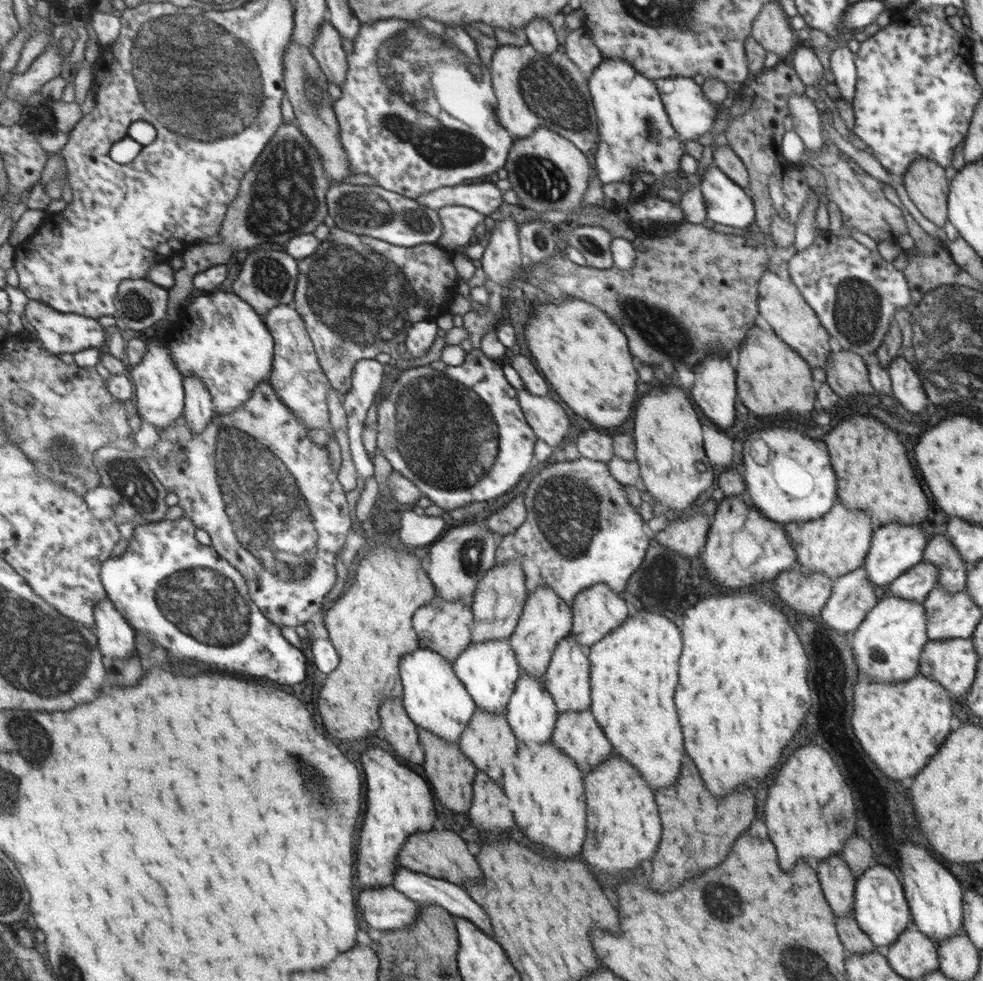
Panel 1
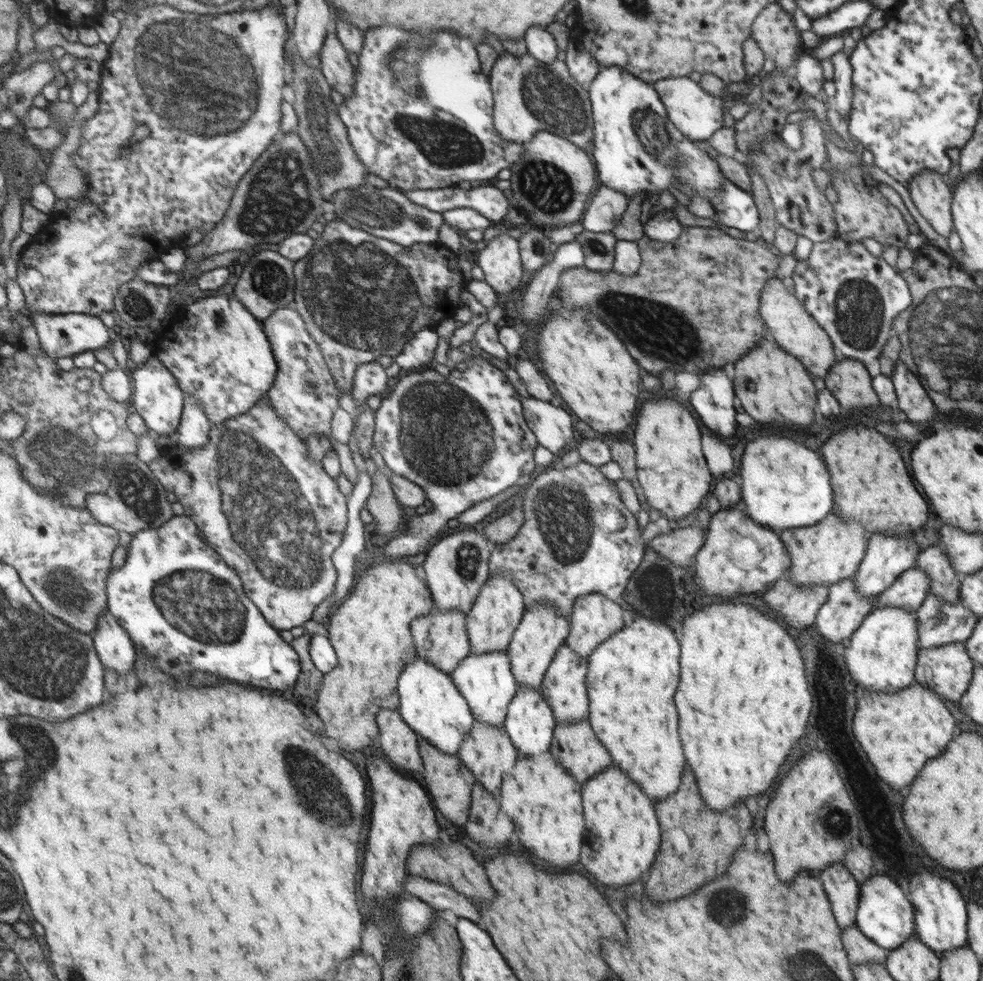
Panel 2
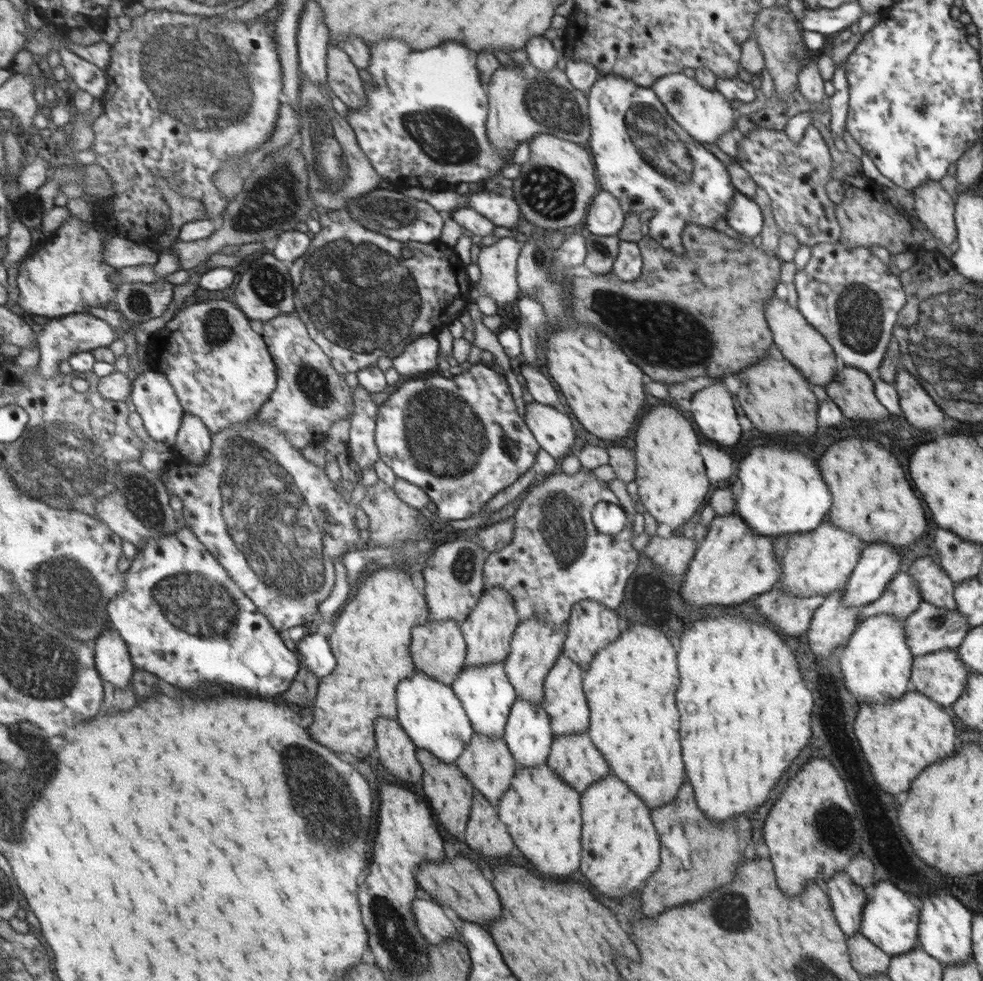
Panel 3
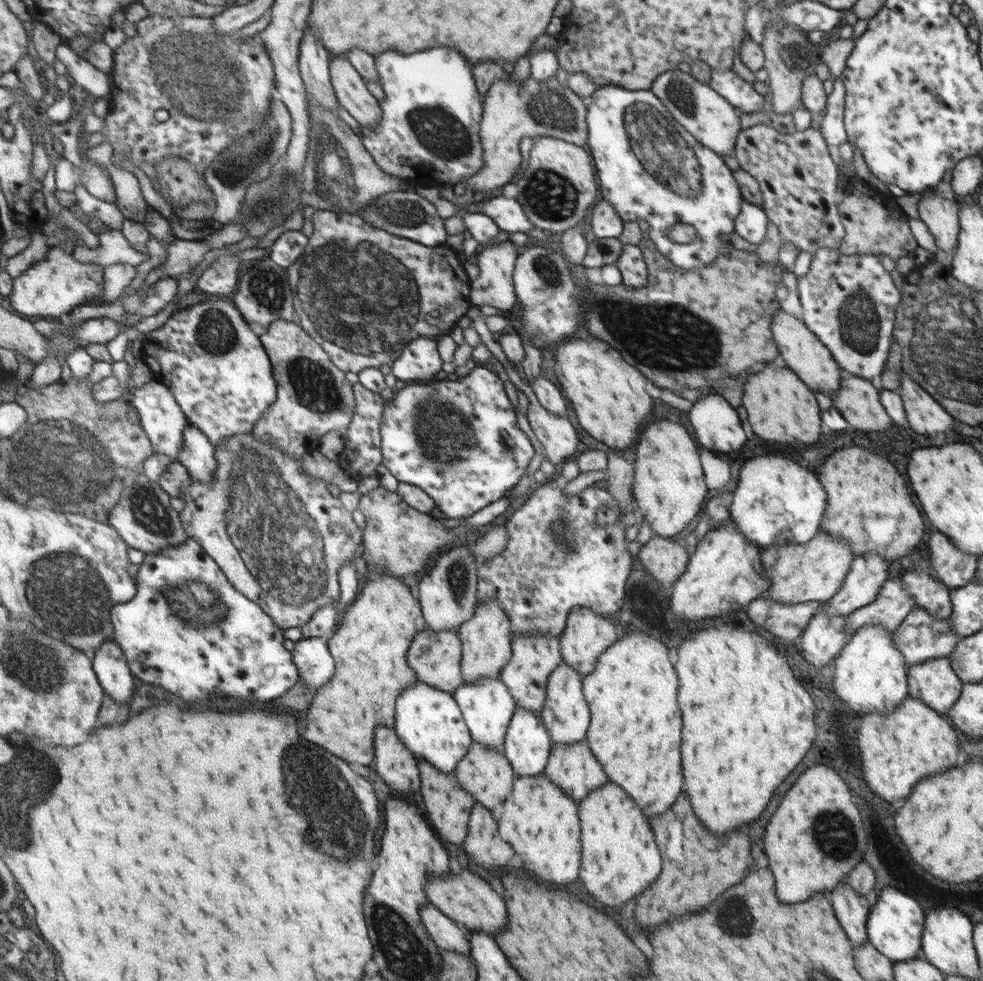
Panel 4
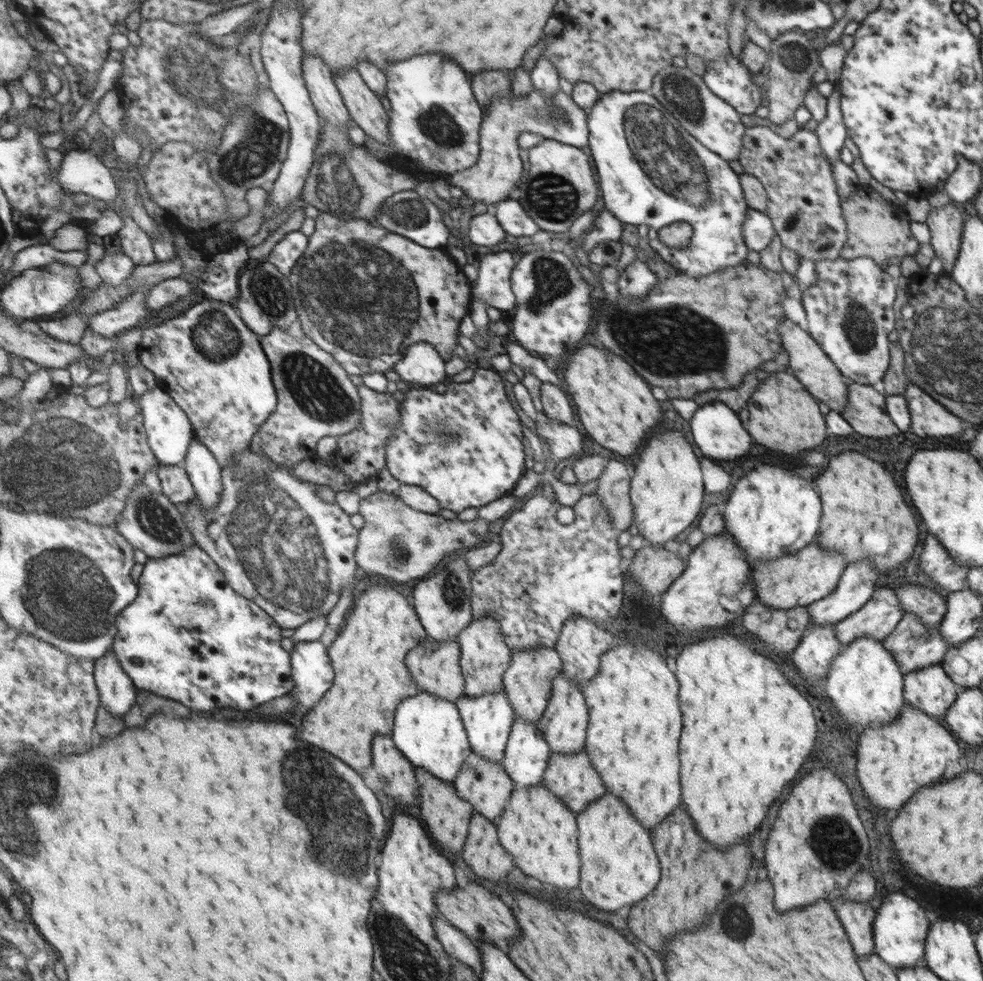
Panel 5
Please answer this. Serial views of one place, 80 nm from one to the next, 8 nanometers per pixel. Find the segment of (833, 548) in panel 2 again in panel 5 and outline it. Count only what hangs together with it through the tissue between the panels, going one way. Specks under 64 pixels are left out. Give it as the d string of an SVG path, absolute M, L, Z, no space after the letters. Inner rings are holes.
M815 542L807 543L791 555L753 564L753 579L757 600L772 609L787 610L807 606L834 591L847 565L846 556L837 551L825 551Z

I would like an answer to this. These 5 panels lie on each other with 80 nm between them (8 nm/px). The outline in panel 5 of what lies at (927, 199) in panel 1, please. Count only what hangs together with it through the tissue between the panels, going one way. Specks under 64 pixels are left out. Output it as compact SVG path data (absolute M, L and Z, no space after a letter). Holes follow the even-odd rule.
M948 203L928 210L925 224L930 232L934 256L942 260L942 270L951 272L960 250L959 236L963 235L963 214Z

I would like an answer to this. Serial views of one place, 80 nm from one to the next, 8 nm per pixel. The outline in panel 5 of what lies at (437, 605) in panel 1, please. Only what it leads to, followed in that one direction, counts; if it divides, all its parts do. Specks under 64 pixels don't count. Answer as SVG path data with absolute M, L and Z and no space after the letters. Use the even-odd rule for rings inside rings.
M427 637L411 656L407 656L407 668L411 668L411 676L415 676L418 690L431 693L454 703L465 693L465 681L461 673L461 649L456 641L435 640Z

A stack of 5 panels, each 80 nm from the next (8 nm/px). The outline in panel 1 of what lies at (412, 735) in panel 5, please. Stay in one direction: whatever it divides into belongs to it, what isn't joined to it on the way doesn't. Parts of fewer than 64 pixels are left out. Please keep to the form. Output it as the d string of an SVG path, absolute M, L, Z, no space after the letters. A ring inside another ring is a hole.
M417 646L410 654L403 655L401 671L403 708L410 719L443 740L457 742L476 706L459 677L454 674L452 664L434 650Z

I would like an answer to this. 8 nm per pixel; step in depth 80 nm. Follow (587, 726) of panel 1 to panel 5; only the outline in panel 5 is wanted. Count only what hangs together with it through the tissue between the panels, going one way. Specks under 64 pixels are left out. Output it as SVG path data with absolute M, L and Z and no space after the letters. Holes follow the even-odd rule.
M585 752L551 755L542 785L558 796L575 814L579 814L587 802L599 798L605 792Z

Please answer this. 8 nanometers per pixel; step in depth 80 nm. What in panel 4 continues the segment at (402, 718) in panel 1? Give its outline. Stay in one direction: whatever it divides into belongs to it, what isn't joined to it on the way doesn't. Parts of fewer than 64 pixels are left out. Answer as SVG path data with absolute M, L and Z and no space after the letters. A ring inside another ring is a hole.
M381 725L375 737L376 770L397 793L420 790L418 768L412 752L403 744L396 728Z

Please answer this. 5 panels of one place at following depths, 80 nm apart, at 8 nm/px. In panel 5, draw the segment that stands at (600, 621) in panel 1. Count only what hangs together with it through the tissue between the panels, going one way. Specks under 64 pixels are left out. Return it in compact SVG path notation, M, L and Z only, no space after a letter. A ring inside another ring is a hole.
M585 617L567 619L562 630L558 633L554 649L563 661L563 674L575 681L579 688L585 688L589 680L597 674L599 655L609 648L612 633L606 626L597 625Z

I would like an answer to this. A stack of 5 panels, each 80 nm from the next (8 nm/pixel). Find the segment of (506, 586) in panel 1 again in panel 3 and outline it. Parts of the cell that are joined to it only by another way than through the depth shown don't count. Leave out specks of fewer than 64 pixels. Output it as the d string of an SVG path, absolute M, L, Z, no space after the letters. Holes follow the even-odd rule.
M487 587L473 609L465 620L459 622L466 641L465 666L503 662L510 652L510 640L519 625L512 596L501 587Z

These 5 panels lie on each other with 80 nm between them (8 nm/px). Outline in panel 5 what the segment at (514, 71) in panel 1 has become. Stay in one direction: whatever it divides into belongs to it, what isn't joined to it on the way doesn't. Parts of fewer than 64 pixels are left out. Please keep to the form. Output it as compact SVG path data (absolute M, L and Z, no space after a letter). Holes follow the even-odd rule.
M532 88L525 96L515 96L513 94L508 97L501 95L500 97L493 97L486 106L486 116L482 120L481 128L481 150L479 151L479 160L465 170L454 172L448 176L447 183L450 186L456 186L461 189L463 194L475 200L474 204L483 202L490 210L495 203L507 200L507 190L517 186L519 174L523 170L519 154L517 154L517 136L521 132L533 132L533 134L541 136L544 139L558 141L561 144L571 145L575 148L589 145L589 121L587 121L587 113L579 105L574 103L574 100L565 95L563 91L557 89L552 97L549 98L543 91L538 91Z

